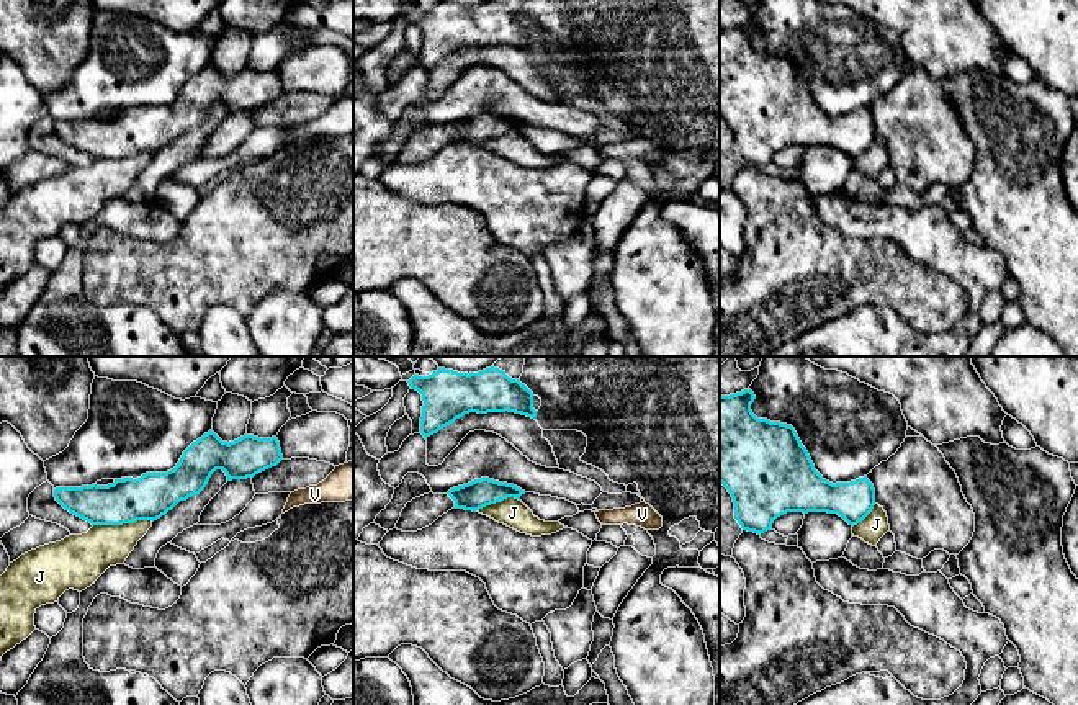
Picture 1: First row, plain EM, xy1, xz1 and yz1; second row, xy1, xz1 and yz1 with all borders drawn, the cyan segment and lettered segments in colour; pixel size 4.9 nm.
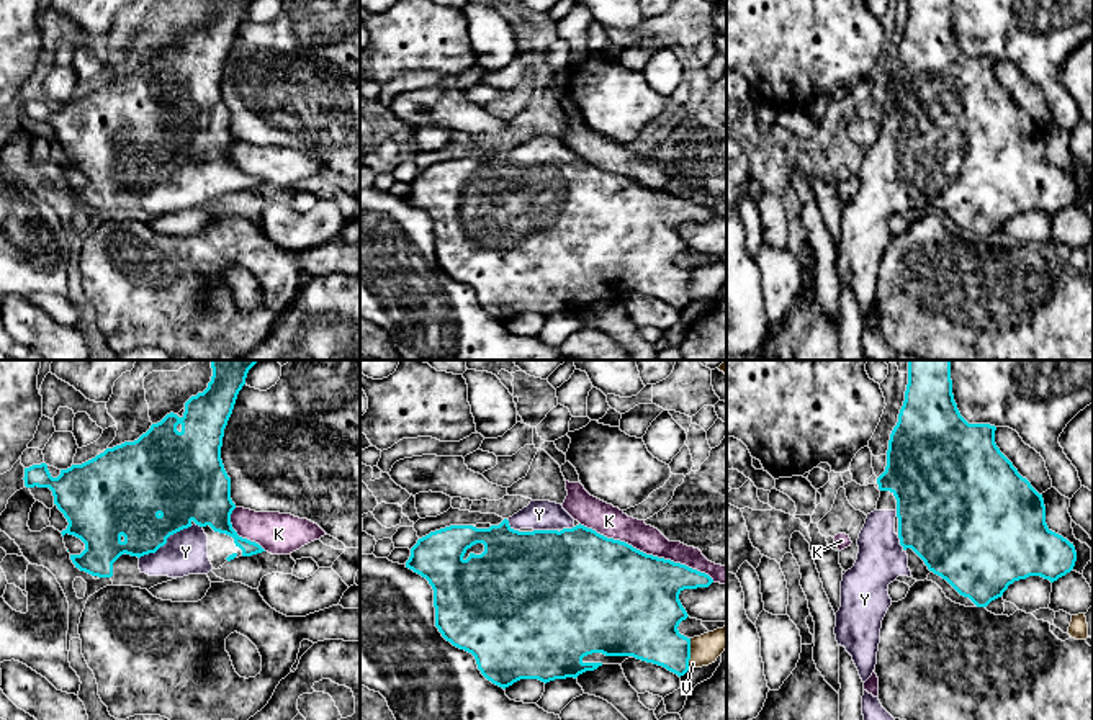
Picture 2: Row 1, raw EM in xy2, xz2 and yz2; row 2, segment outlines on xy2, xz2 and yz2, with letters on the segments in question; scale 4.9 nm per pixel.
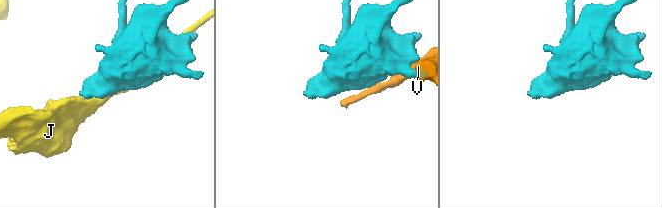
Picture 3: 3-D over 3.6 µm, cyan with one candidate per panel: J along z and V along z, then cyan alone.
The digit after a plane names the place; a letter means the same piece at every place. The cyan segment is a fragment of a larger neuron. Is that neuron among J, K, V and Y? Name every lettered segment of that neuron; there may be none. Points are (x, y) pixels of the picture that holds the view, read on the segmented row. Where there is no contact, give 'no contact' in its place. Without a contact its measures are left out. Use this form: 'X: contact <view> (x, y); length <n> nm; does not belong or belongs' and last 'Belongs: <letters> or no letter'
J: contact xy1 (123, 522); length 300 nm; does not belong
K: contact xz2 (645, 553); length 700 nm; does not belong
V: contact xz2 (689, 653); length 150 nm; does not belong
Y: contact xy2 (166, 542); length 300 nm; belongs
Belongs: Y

